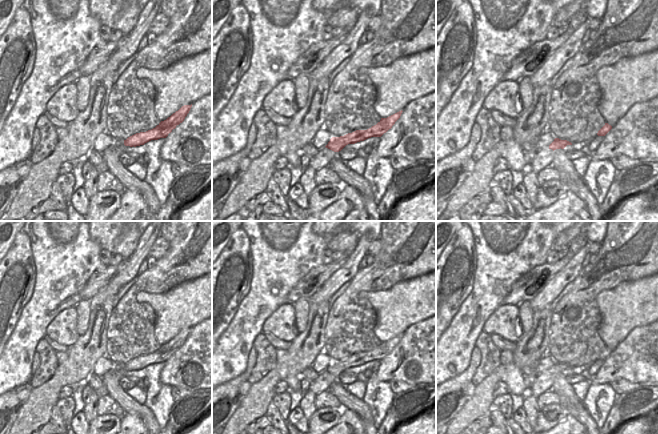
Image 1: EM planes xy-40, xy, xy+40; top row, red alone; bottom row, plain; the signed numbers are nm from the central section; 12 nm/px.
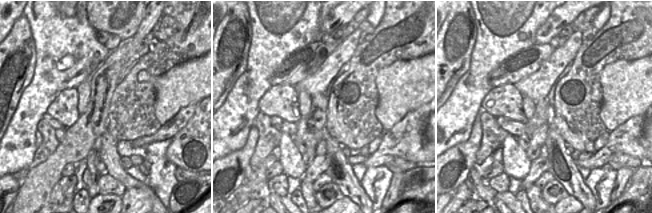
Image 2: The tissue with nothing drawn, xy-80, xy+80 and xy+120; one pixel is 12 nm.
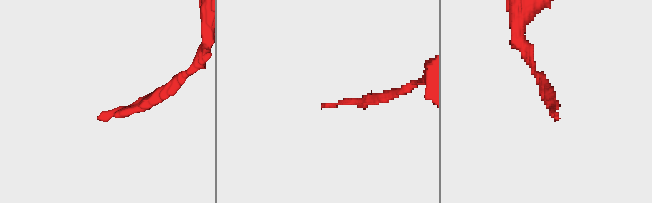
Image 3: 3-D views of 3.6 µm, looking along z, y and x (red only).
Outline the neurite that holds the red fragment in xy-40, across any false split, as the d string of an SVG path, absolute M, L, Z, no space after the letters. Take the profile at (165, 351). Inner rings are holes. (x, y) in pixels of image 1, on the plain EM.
M184 329L178 335L173 337L166 344L161 345L155 352L148 354L146 356L136 357L126 364L124 364L125 370L136 371L144 369L151 364L158 364L160 362L166 362L177 349L182 347L189 337L191 329Z

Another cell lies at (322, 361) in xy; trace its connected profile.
M324 352L320 353L312 364L312 369L319 375L325 372L332 359Z

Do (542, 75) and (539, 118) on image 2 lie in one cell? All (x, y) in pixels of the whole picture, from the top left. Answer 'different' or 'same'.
different

